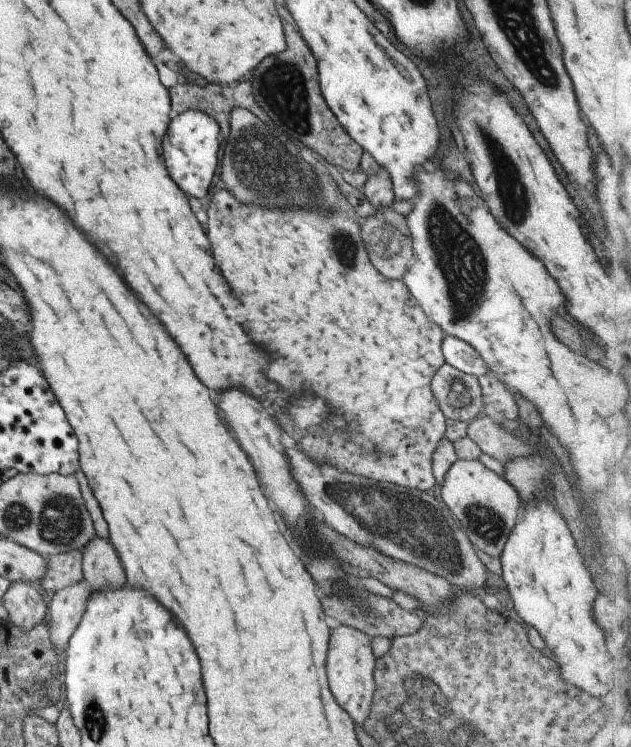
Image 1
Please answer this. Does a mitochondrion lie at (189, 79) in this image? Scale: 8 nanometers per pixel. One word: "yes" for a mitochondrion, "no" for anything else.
no

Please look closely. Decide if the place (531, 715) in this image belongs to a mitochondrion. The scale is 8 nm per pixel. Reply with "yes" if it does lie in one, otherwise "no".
no

